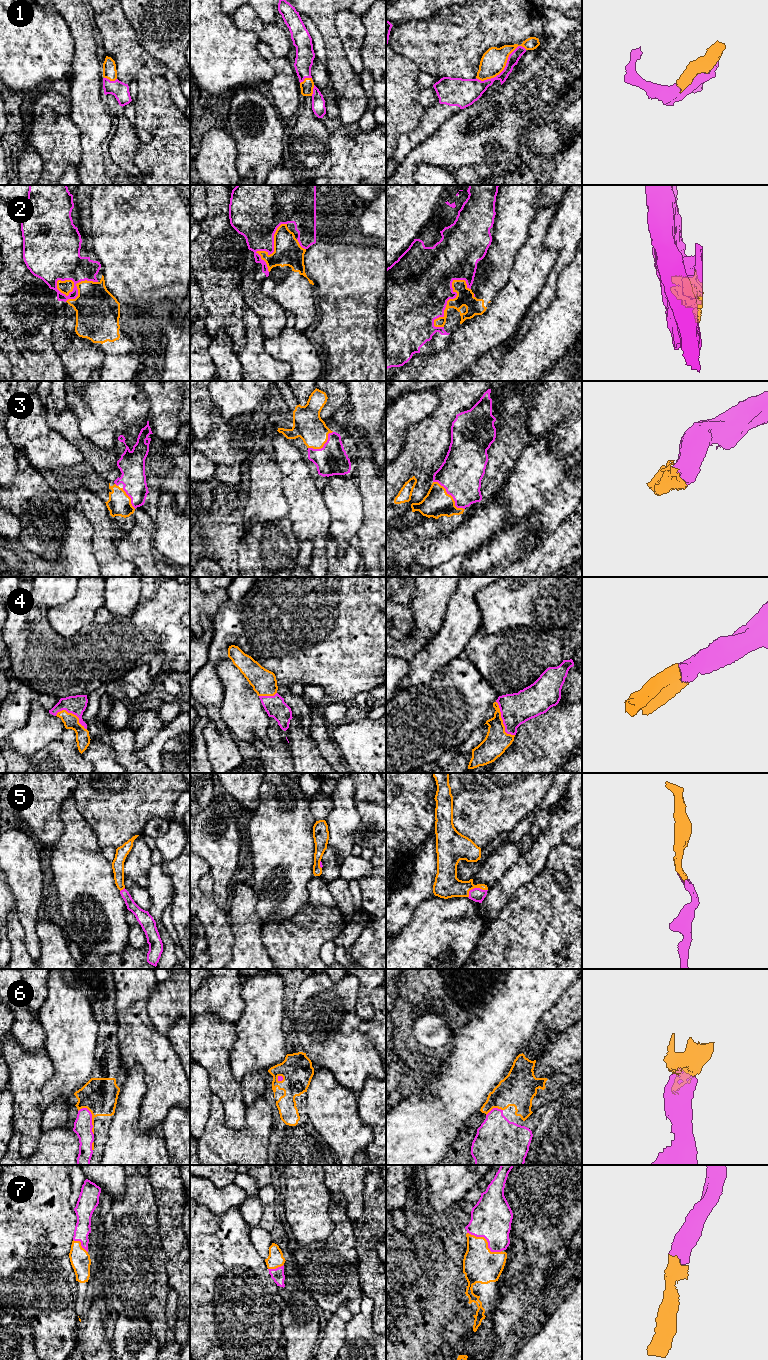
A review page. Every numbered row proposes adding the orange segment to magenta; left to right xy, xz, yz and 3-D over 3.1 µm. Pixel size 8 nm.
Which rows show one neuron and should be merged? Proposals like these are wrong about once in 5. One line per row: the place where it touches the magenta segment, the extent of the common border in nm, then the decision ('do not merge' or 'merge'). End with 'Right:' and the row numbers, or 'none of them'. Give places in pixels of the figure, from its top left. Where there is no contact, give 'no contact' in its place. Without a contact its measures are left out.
1: yz (505, 67) | 480 nm | merge
2: xy (73, 281) | 340 nm | do not merge
3: yz (451, 495) | 340 nm | merge
4: yz (503, 721) | 320 nm | merge
5: yz (475, 888) | 170 nm | merge
6: xy (91, 1119) | 240 nm | merge
7: yz (487, 1241) | 320 nm | merge
Right: 1, 3, 4, 5, 6, 7

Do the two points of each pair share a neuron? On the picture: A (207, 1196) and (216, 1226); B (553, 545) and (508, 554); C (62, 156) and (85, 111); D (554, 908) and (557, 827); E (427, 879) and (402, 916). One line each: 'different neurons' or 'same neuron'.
A: different neurons
B: same neuron
C: different neurons
D: different neurons
E: same neuron

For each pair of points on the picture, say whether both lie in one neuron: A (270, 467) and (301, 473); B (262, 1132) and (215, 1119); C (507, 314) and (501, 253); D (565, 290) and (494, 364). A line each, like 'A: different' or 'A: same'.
A: different
B: same
C: different
D: same

